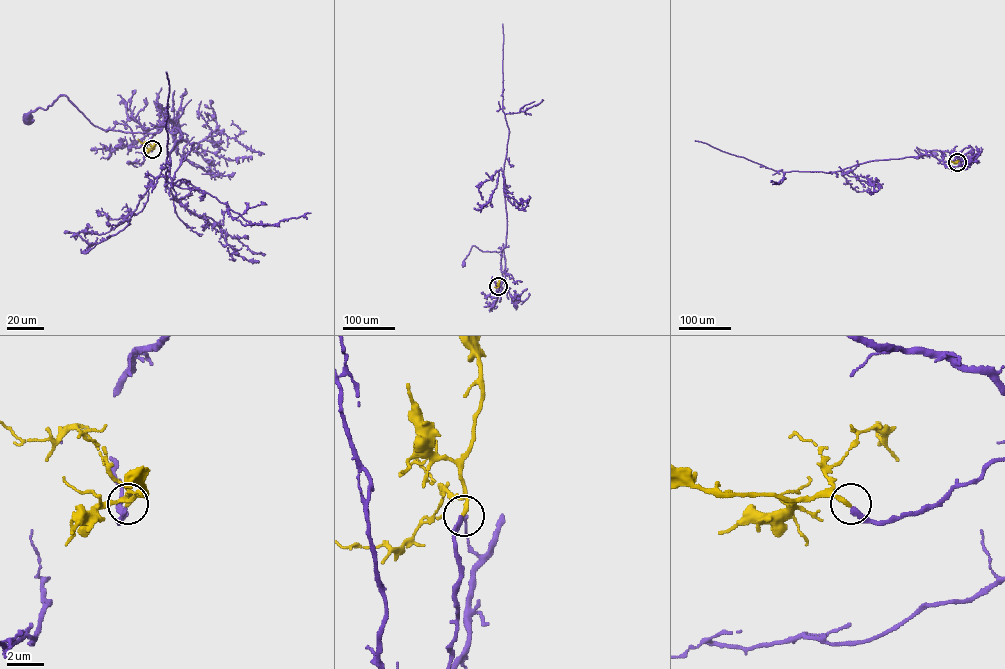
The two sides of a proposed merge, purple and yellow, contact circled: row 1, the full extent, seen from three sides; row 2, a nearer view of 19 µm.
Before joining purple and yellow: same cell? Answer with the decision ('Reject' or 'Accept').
Accept

